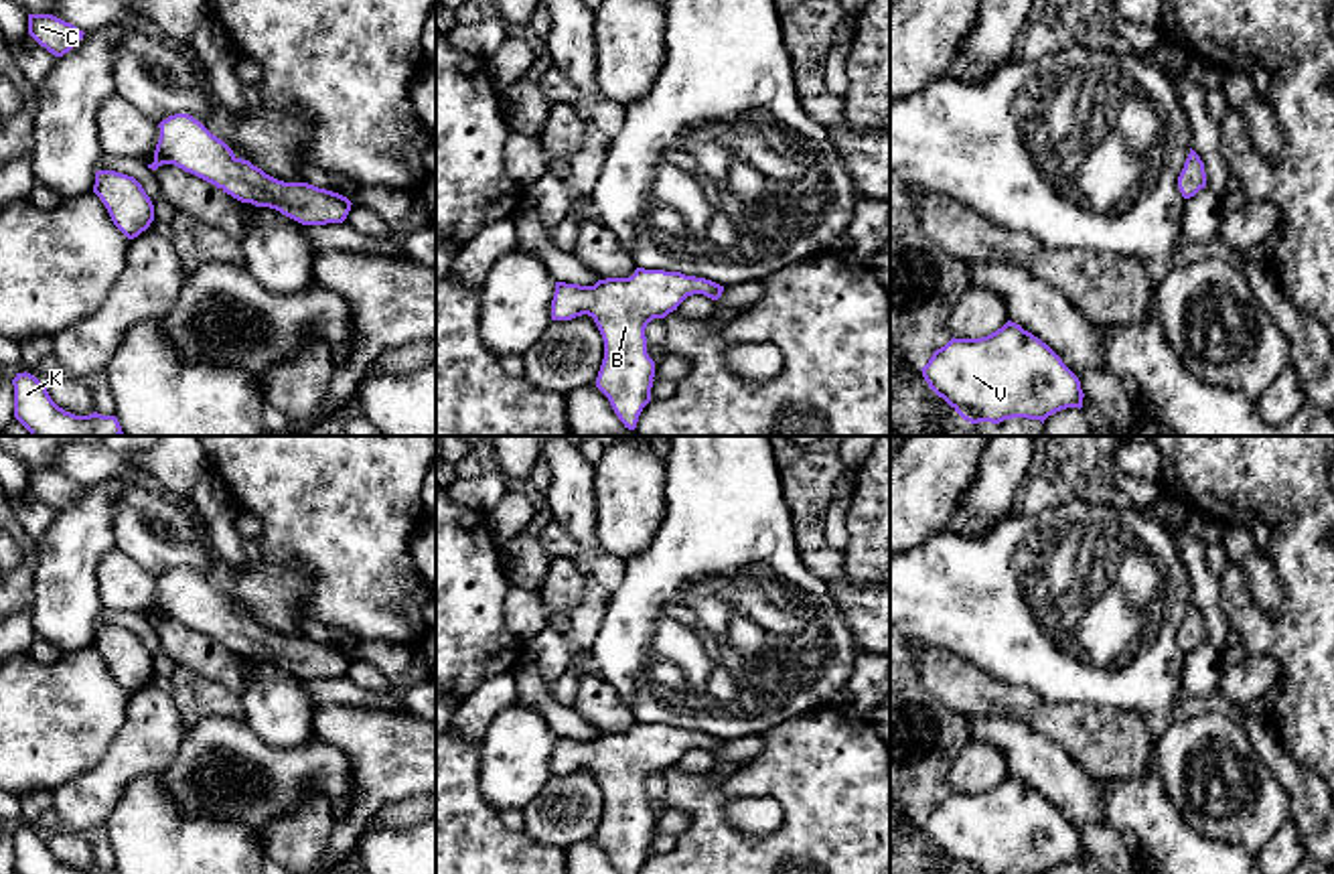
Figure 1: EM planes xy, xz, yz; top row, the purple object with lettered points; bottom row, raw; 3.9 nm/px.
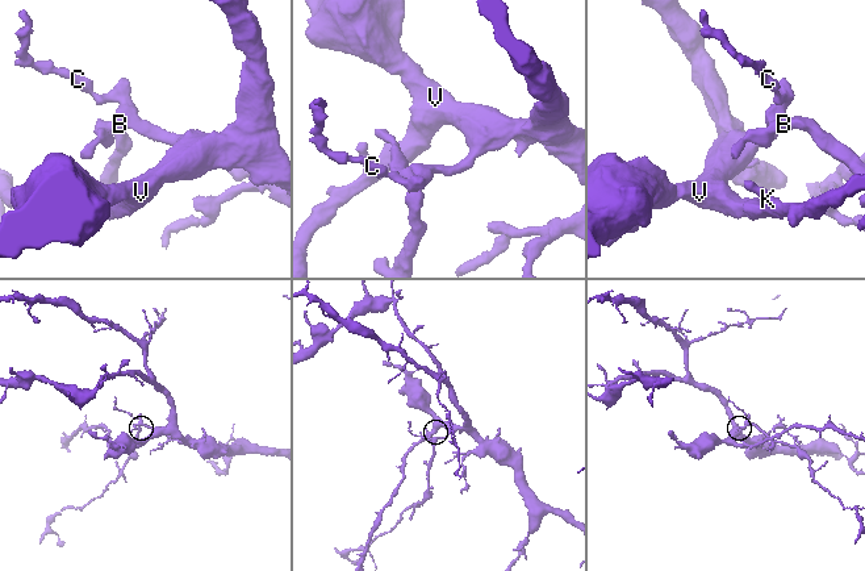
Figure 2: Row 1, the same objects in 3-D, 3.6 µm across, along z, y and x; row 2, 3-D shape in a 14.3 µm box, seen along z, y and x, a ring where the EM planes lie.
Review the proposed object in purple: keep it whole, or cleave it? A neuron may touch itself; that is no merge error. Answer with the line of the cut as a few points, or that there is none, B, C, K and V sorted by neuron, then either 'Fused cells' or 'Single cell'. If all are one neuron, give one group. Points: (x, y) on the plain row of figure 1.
No split. Groups: B C K V. Single cell

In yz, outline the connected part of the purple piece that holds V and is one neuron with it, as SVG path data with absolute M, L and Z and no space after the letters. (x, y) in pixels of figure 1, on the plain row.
M1012 775L981 793L953 791L920 825L963 874L1046 874L1085 852L1062 813Z

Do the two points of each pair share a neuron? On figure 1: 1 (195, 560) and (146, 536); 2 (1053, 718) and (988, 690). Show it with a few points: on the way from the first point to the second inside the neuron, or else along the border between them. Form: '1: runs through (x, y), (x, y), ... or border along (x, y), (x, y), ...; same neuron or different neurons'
1: runs through (183, 548), (159, 538); same neuron
2: runs through (1036, 712), (1018, 702), (1004, 700); same neuron

